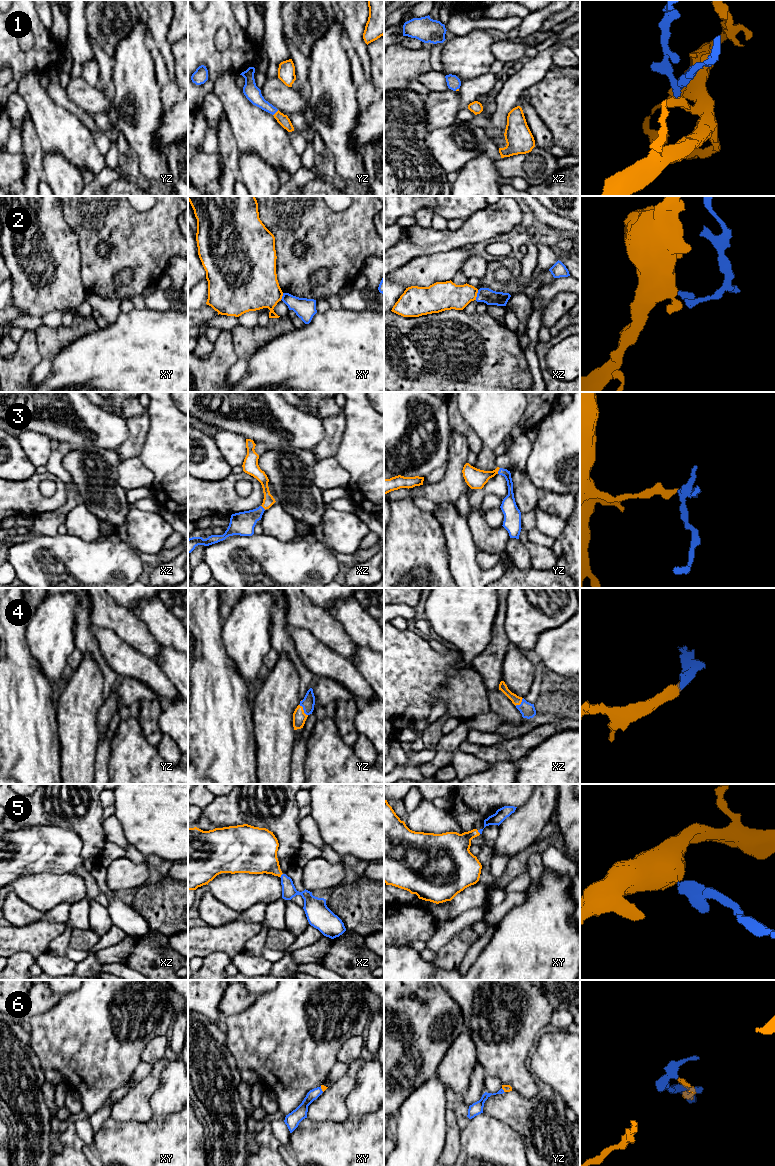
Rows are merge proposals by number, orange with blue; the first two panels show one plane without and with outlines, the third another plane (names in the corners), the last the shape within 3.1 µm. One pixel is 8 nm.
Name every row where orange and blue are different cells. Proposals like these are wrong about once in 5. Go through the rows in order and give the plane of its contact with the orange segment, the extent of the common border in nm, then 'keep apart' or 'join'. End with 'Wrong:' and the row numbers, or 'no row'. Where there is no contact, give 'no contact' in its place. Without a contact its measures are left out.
1: contact in yz; length 60 nm; join
2: contact in xz; length 80 nm; keep apart
3: contact in yz; length 50 nm; join
4: contact in yz; length 120 nm; join
5: contact in xz; length 40 nm; join
6: contact in yz; length 50 nm; join
Wrong: 2

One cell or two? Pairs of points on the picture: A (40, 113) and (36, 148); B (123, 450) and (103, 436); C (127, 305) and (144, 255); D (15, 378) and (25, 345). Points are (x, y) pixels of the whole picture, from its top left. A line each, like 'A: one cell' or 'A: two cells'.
A: two cells
B: two cells
C: two cells
D: one cell

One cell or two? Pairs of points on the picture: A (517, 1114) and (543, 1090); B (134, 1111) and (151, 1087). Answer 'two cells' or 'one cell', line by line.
A: one cell
B: one cell

